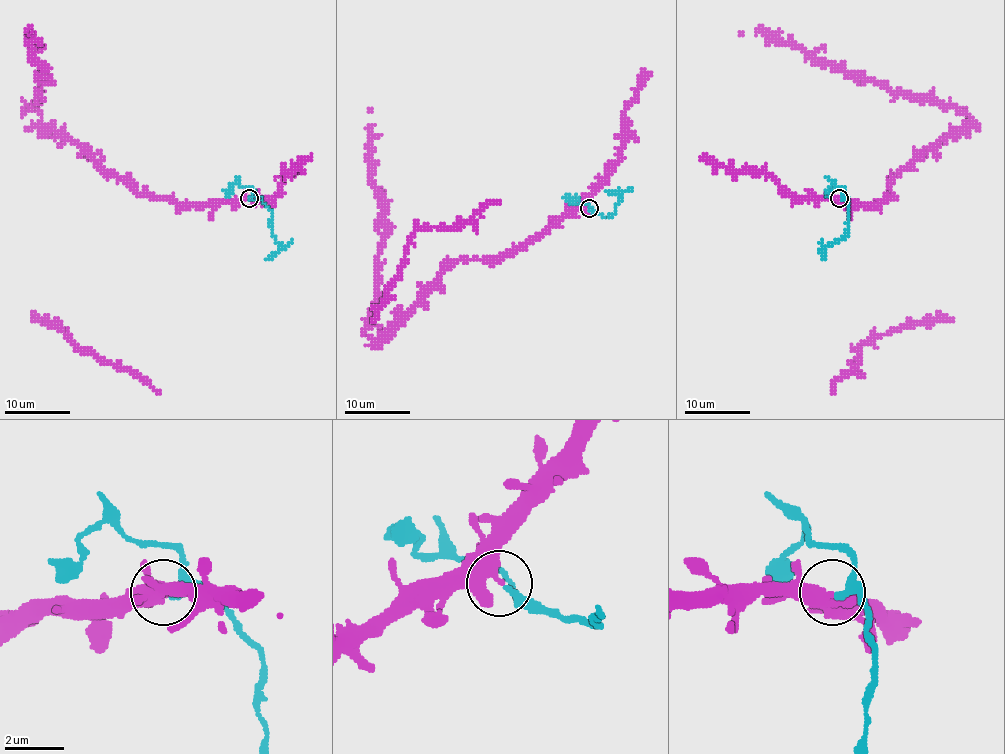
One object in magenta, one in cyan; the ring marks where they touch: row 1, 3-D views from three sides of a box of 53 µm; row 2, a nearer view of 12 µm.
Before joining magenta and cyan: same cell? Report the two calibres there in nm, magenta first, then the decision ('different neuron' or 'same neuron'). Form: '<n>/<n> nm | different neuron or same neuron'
500/200 nm | different neuron

